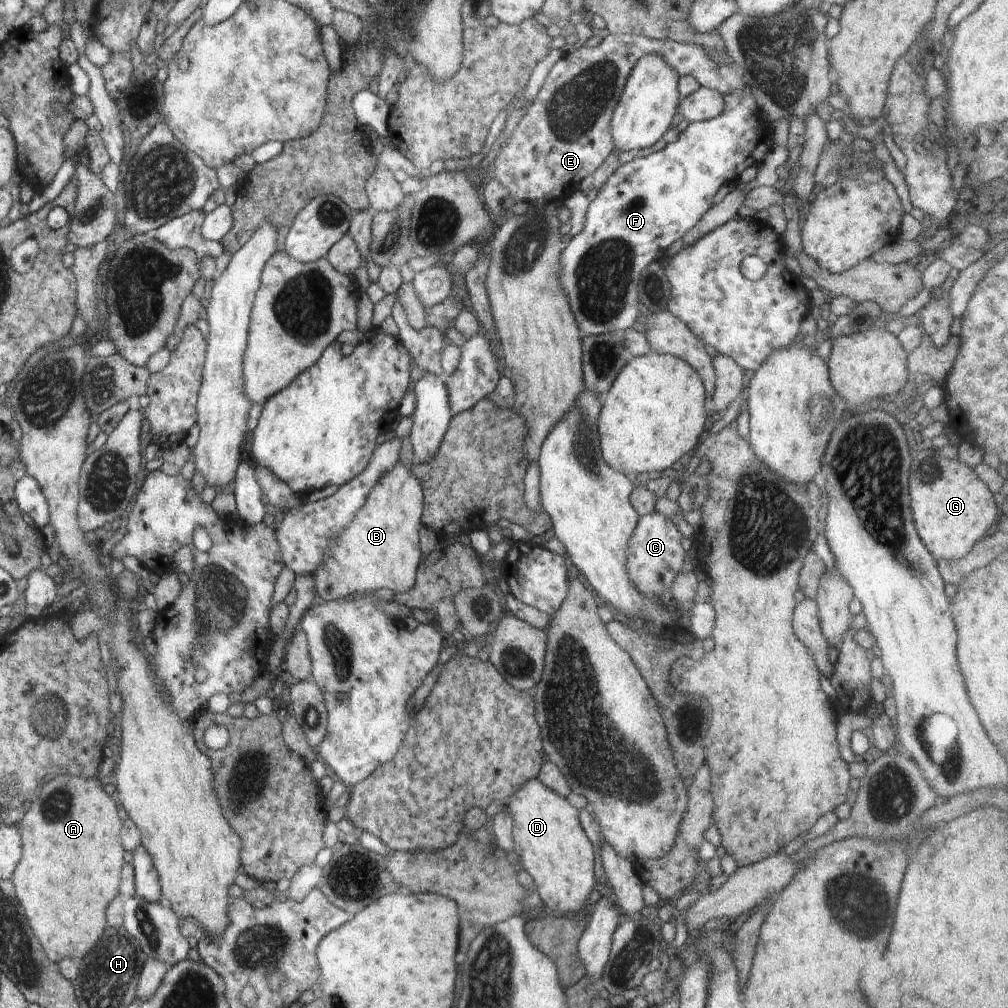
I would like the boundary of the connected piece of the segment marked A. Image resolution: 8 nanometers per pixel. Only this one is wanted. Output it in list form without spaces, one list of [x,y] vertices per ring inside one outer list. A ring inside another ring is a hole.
[[[59,773],[57,777],[39,787],[32,797],[32,805],[17,824],[17,827],[24,842],[22,852],[24,856],[14,869],[11,881],[16,888],[16,898],[20,898],[20,902],[24,902],[24,910],[28,910],[28,918],[32,918],[32,930],[36,930],[36,938],[40,938],[40,942],[44,942],[43,949],[48,950],[47,957],[51,959],[52,963],[59,963],[62,958],[82,958],[82,956],[86,956],[98,944],[98,940],[108,927],[106,926],[106,918],[104,918],[106,908],[110,906],[110,902],[116,896],[120,896],[118,888],[120,888],[120,868],[124,864],[124,860],[122,860],[124,848],[122,848],[122,842],[120,842],[120,818],[118,818],[116,802],[102,790],[102,786],[96,780],[88,780],[84,776],[74,776],[69,773]]]

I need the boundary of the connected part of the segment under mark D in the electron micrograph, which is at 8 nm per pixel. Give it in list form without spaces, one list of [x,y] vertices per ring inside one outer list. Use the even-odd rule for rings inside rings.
[[[537,777],[524,782],[510,802],[513,827],[514,851],[518,854],[522,868],[536,882],[546,914],[563,911],[564,915],[586,916],[585,906],[594,890],[594,848],[582,825],[579,810],[564,796],[550,790]],[[574,911],[581,911],[577,915]]]

